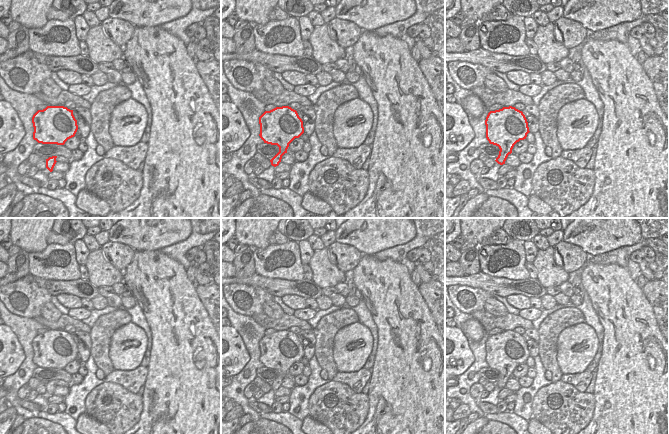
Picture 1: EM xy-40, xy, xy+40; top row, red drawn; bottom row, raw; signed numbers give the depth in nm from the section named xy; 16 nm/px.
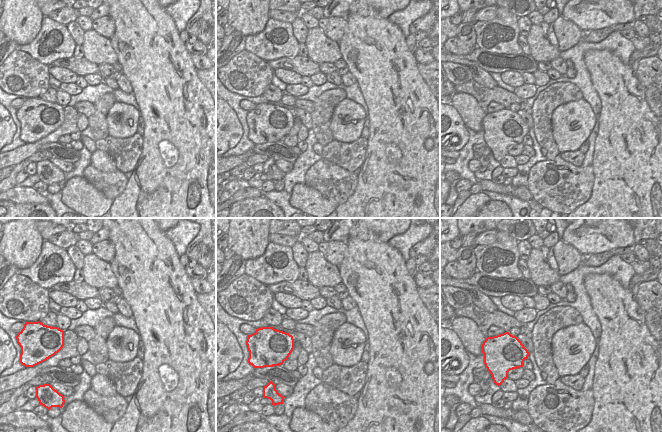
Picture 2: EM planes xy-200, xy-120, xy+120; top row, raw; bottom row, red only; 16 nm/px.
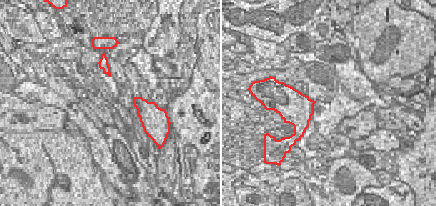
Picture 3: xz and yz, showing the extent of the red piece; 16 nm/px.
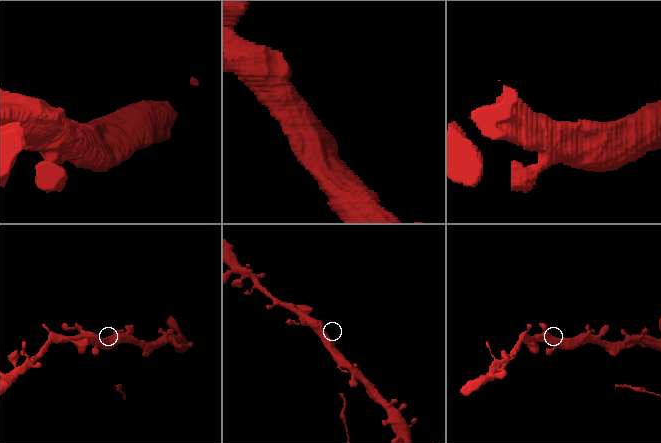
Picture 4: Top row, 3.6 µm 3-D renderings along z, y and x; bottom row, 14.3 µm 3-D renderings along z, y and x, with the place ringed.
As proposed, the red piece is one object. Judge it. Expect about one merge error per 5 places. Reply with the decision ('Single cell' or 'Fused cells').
Single cell

